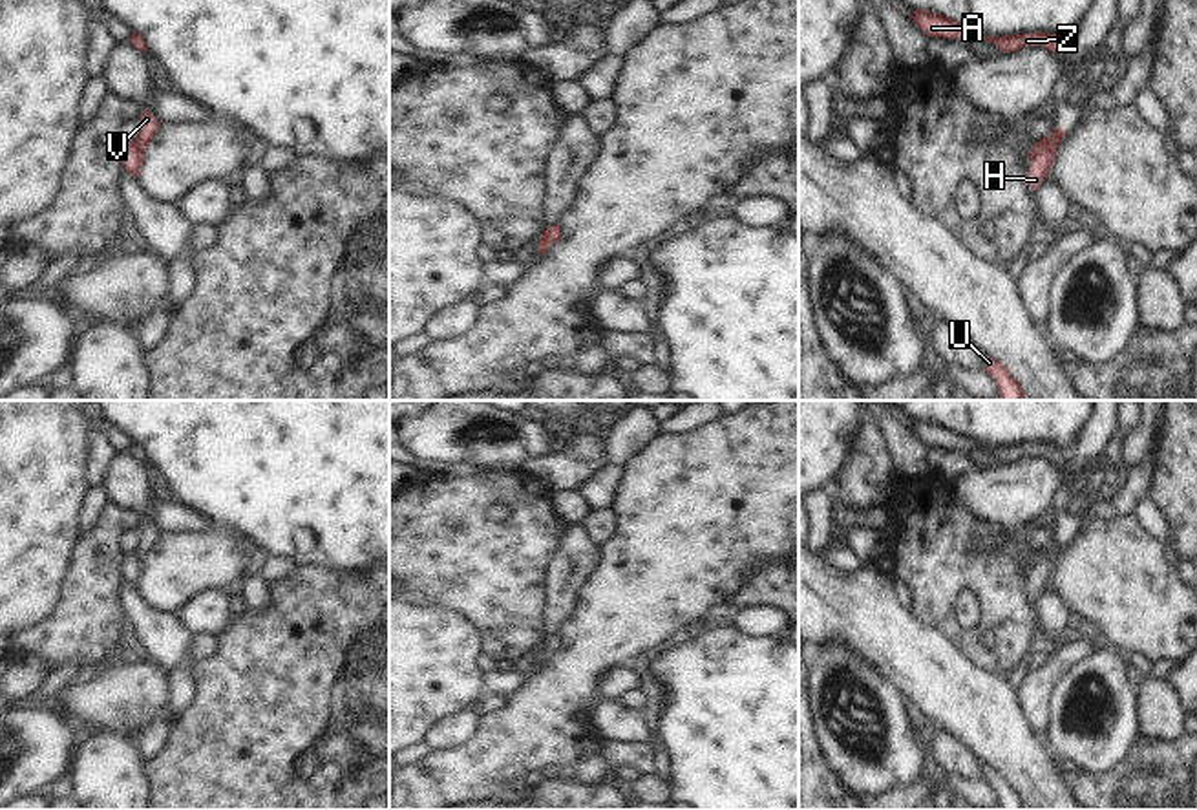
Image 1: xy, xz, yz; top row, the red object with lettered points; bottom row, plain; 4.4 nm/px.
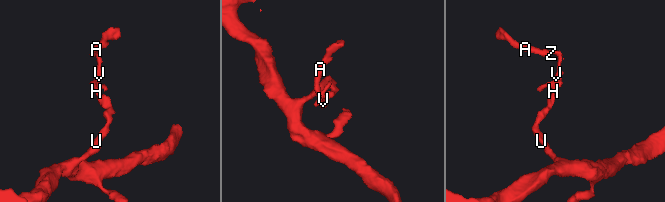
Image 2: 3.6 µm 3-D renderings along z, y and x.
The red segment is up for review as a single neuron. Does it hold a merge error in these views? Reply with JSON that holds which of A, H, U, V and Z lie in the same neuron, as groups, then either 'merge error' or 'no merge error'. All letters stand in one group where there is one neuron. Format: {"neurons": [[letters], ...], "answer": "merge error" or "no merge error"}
{"neurons": [["A", "V", "Z"], ["H", "U"]], "answer": "merge error"}

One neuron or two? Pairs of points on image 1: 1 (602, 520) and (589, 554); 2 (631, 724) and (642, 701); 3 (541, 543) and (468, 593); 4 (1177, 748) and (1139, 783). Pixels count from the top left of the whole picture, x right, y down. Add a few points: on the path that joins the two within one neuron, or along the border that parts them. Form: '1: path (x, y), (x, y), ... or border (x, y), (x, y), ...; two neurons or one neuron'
1: border (580, 523), (600, 547); two neurons
2: border (618, 699), (649, 714); two neurons
3: path (523, 543), (518, 543), (487, 575); one neuron
4: path (1166, 759), (1161, 765), (1154, 765), (1148, 772); one neuron

